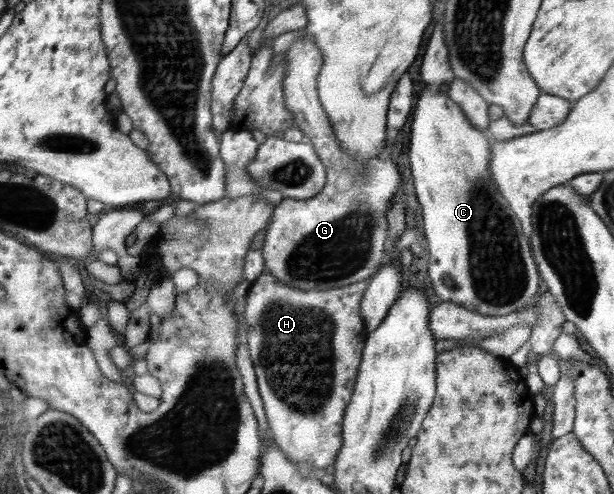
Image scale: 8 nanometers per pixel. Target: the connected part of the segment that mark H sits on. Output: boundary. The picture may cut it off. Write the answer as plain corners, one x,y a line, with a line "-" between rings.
267,271
250,285
244,308
244,321
248,325
248,352
256,372
270,436
281,454
294,465
312,462
316,468
332,466
342,447
344,409
354,391
367,337
360,316
360,299
367,289
366,285
368,282
364,280
337,289
298,290
284,286

